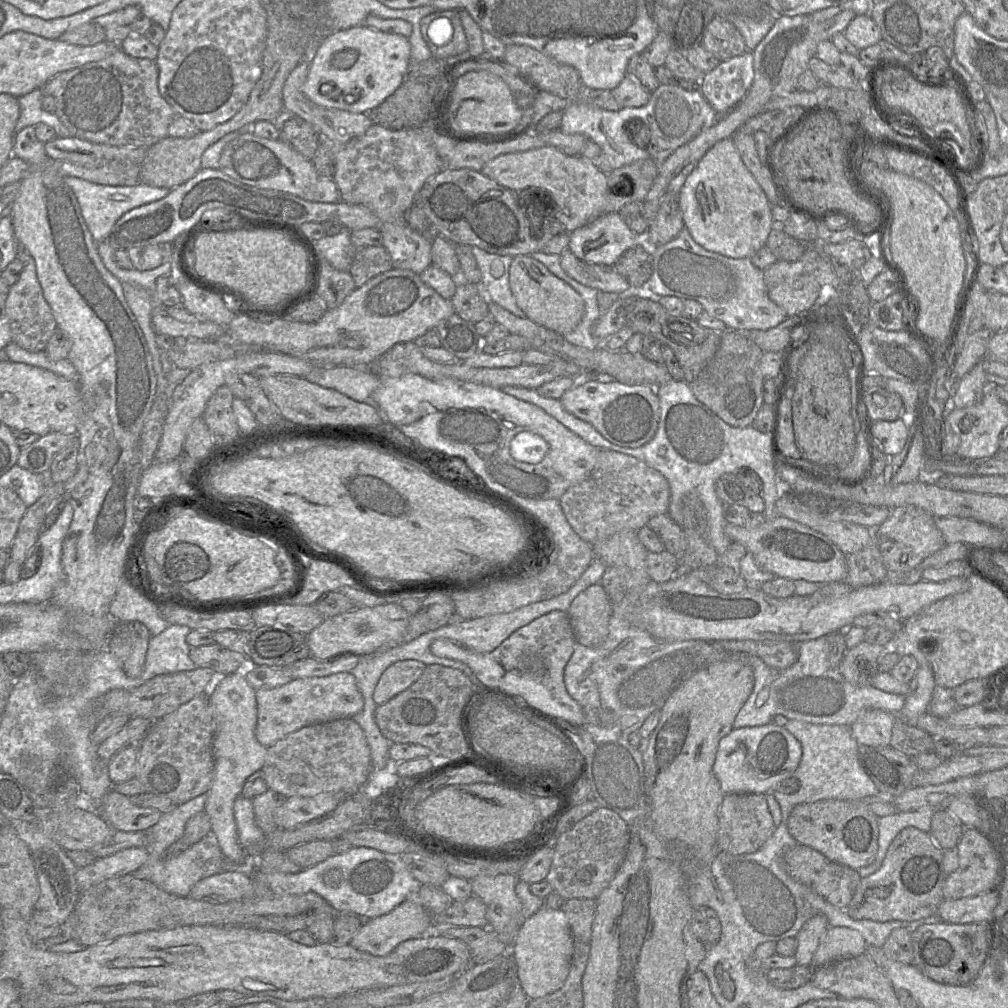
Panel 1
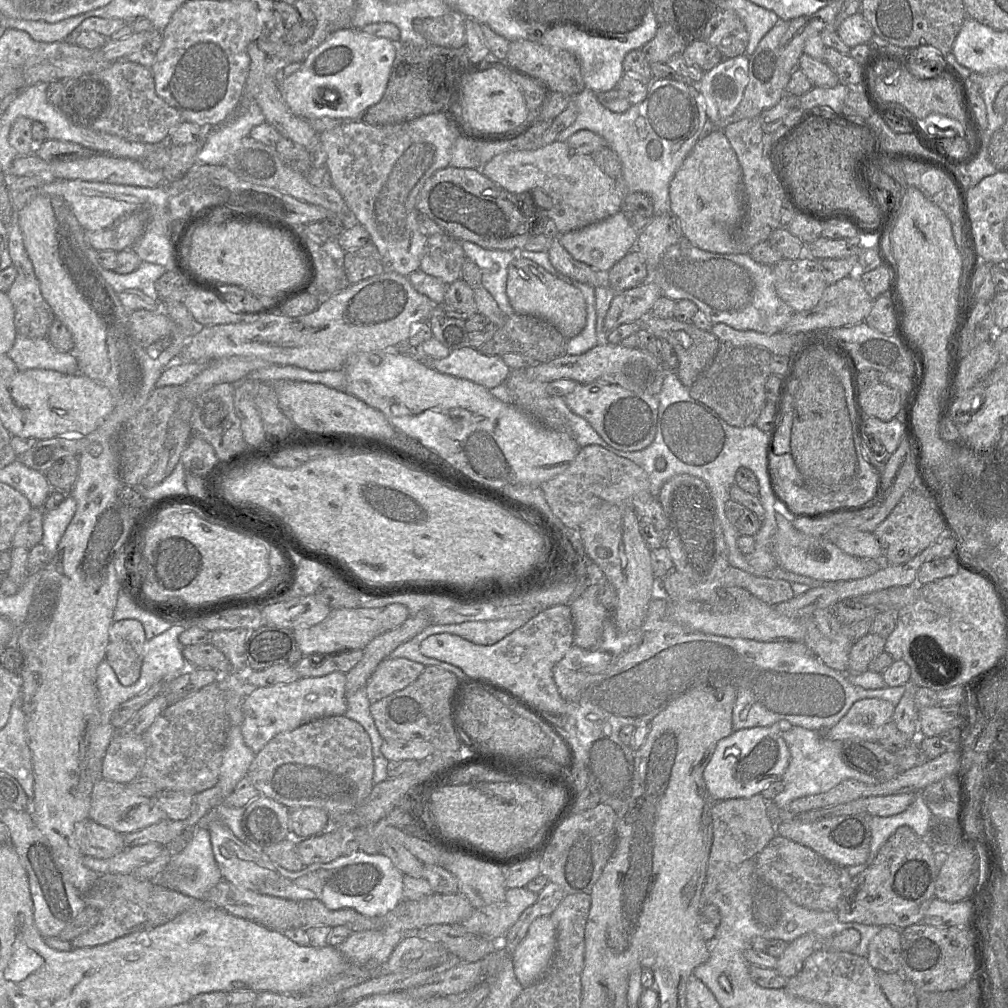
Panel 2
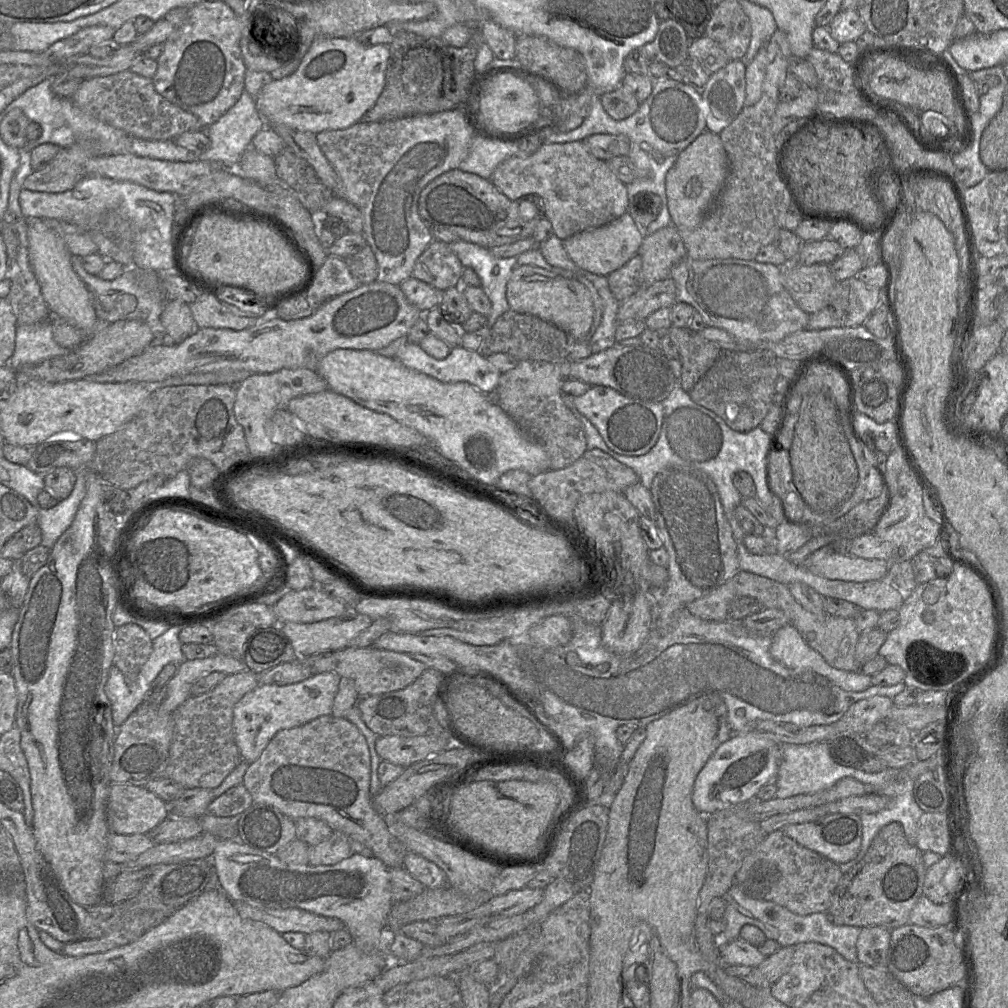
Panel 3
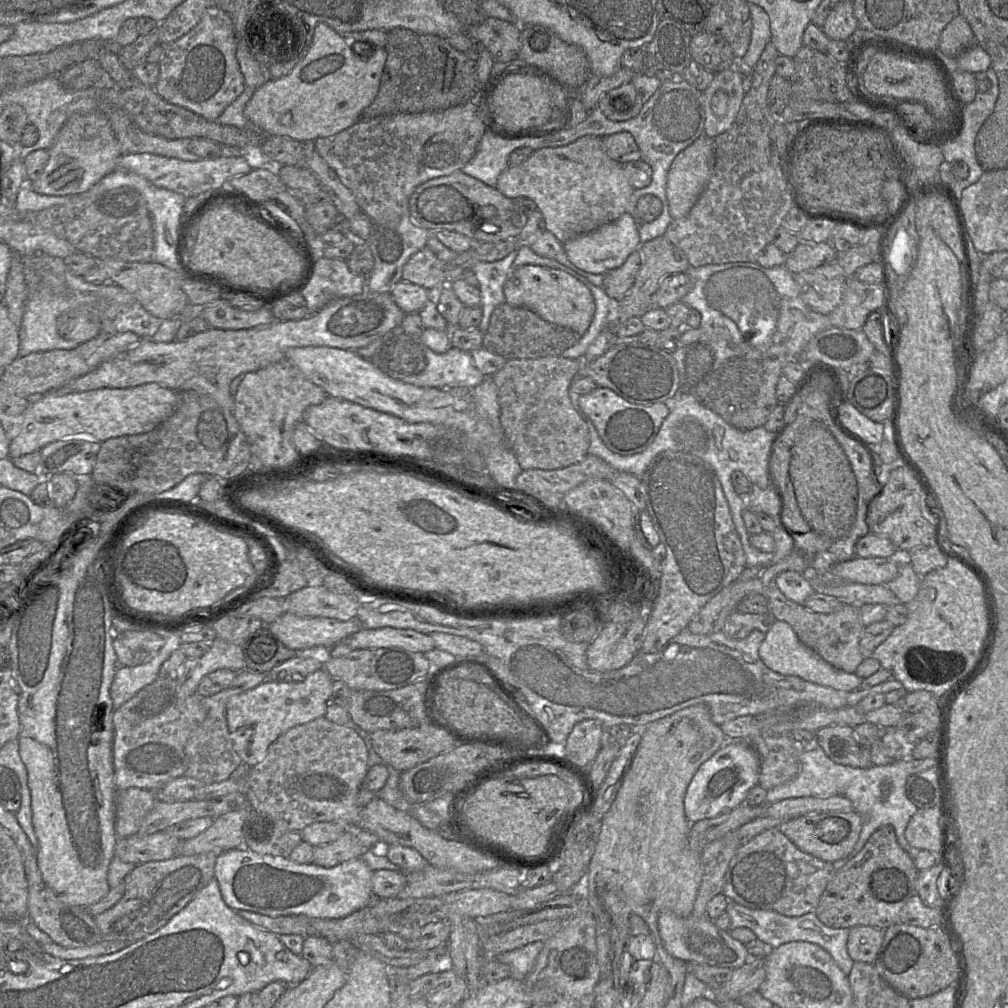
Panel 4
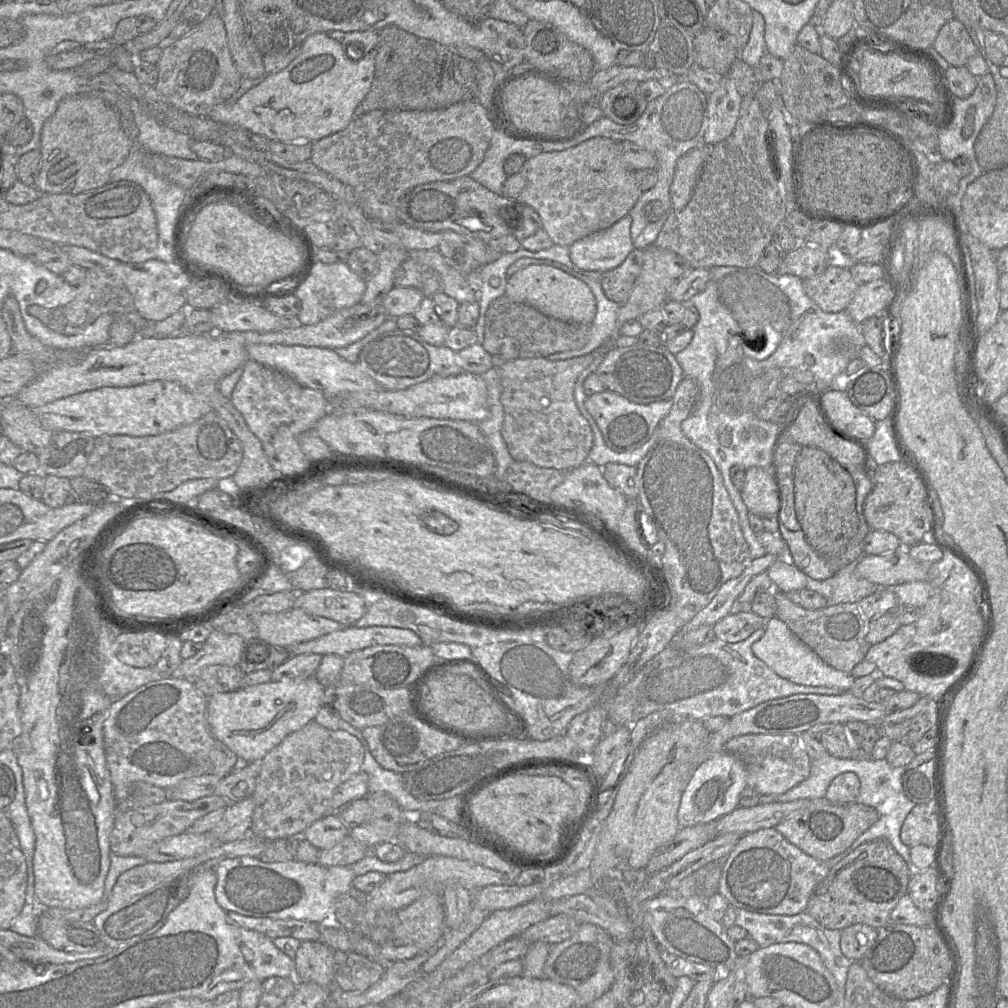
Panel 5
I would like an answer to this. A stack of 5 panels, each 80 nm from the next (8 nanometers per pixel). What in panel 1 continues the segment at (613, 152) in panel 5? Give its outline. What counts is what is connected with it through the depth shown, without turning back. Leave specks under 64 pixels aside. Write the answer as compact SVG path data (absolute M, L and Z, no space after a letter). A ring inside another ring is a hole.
M546 145L527 151L499 155L489 161L480 172L511 190L528 191L528 193L535 189L543 191L544 193L541 194L547 194L551 198L551 211L554 219L564 226L567 233L571 233L608 213L607 175L581 155L567 155L553 146Z

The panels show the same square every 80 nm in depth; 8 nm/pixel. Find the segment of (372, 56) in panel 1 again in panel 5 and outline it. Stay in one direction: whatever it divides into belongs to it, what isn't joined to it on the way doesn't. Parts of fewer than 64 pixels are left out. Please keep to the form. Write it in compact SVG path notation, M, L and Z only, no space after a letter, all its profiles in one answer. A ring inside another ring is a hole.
M325 32L314 33L309 36L302 44L302 49L300 54L282 71L267 75L264 80L247 91L241 98L239 98L233 104L220 103L214 106L208 114L208 118L220 123L225 123L228 125L235 125L241 128L244 128L252 133L264 136L271 141L280 141L280 142L315 142L324 137L330 136L345 129L349 123L354 118L354 111L360 102L364 99L367 93L370 90L373 78L375 73L375 49L369 53L365 53L364 50L360 48L349 48L349 46L343 46L337 40L332 39ZM354 51L363 52L362 56L356 56Z

